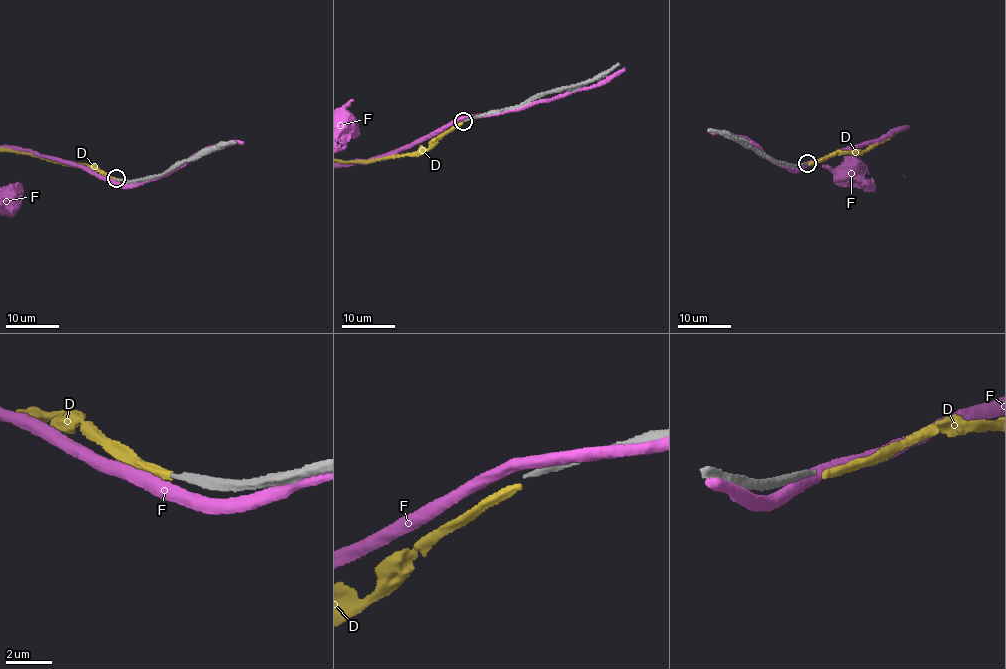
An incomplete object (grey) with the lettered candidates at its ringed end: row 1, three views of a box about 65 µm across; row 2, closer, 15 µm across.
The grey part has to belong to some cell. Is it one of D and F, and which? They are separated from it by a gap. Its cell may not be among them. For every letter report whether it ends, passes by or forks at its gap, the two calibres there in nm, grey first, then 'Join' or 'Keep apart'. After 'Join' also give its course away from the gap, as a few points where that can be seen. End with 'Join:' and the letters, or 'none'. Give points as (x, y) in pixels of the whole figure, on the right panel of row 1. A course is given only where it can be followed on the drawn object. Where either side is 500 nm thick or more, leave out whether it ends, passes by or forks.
D: It ends there. Thickness 200 nm (grey) against 320 nm. Keep apart
F: Thickness 200 nm (grey) against 500 nm. Keep apart
Join: none

